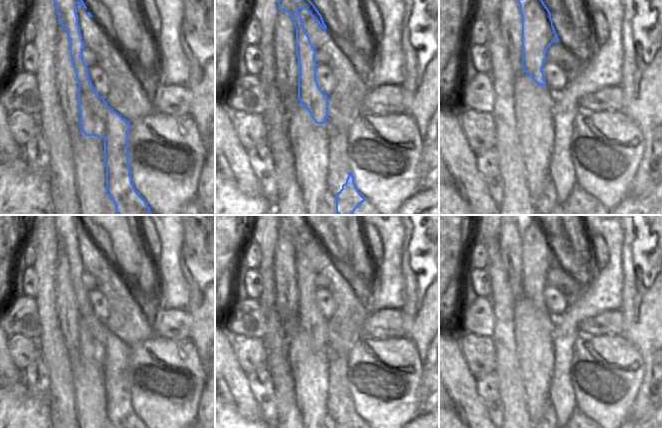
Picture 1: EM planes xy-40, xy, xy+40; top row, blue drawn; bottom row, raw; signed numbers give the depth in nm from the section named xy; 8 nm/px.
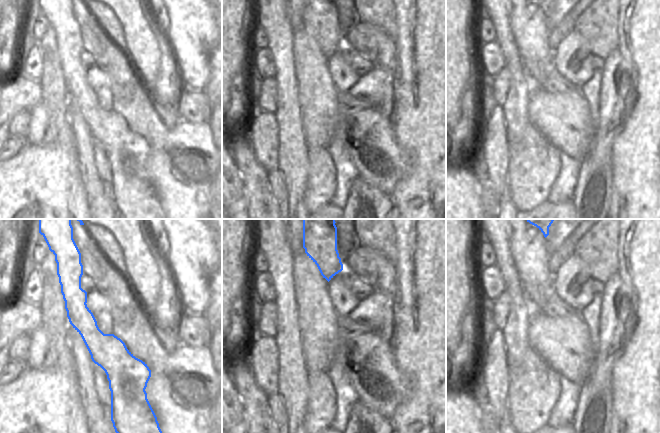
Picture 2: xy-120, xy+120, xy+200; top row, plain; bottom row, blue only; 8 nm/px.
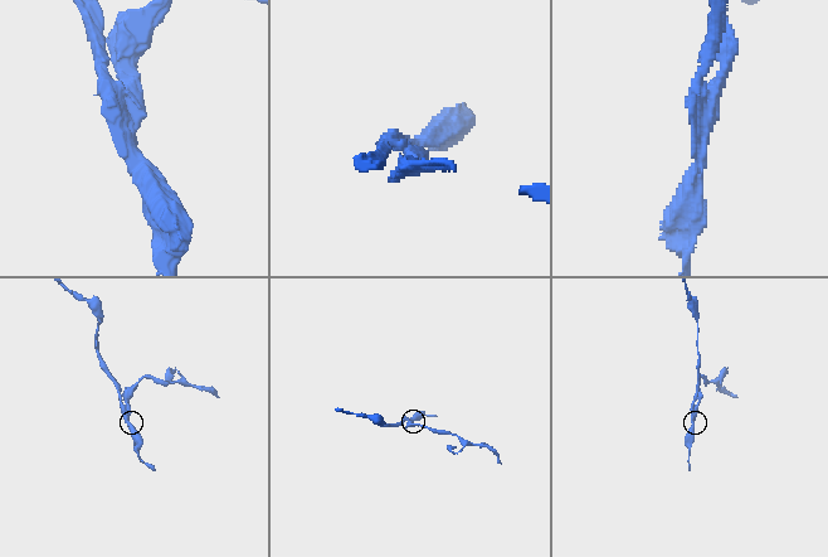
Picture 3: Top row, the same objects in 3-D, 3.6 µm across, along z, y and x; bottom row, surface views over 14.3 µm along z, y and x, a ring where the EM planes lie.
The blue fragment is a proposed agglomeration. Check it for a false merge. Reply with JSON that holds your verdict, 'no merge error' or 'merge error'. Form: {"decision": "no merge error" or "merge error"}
{"decision": "merge error"}

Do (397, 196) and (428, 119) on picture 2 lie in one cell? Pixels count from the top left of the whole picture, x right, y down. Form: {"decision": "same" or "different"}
{"decision": "same"}

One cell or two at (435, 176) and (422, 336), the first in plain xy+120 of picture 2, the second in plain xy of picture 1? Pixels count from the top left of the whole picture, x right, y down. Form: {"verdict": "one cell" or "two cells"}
{"verdict": "one cell"}

